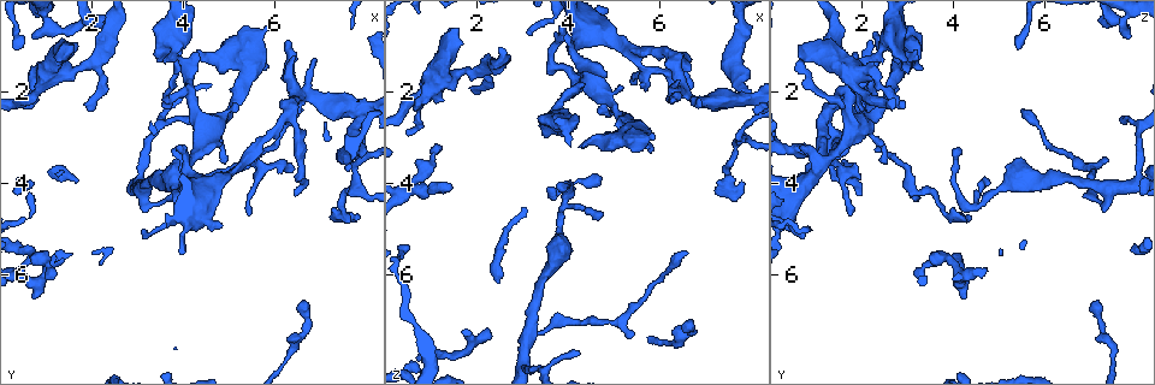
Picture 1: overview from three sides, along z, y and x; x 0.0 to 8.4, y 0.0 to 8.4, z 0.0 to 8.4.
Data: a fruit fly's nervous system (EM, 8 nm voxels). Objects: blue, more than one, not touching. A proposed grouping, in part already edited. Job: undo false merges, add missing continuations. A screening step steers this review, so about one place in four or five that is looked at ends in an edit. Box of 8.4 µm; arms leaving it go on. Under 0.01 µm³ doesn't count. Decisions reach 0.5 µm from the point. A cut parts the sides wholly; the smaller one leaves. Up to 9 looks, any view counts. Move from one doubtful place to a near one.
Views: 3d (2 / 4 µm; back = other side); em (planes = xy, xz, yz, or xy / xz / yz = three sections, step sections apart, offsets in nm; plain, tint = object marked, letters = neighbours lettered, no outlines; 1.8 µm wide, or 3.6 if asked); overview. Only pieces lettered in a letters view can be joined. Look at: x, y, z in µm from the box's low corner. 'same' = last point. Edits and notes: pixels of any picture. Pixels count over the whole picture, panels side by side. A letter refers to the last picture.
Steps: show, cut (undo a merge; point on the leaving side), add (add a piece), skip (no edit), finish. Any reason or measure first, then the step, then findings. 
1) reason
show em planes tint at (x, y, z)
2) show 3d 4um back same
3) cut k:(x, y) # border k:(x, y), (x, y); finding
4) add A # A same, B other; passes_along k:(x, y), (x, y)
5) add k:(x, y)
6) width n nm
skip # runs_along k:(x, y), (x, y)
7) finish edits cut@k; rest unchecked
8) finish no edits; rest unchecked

show 3d 4um at (1.20, 1.80, 2.20)

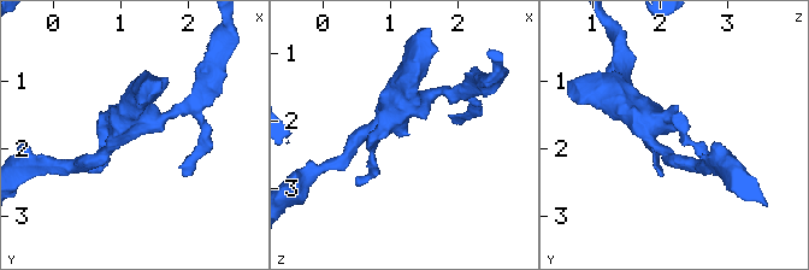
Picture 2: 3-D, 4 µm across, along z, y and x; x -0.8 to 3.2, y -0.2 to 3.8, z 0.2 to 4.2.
now the EM
show em xy step 8 letters at (1.25, 1.75, 2.15)

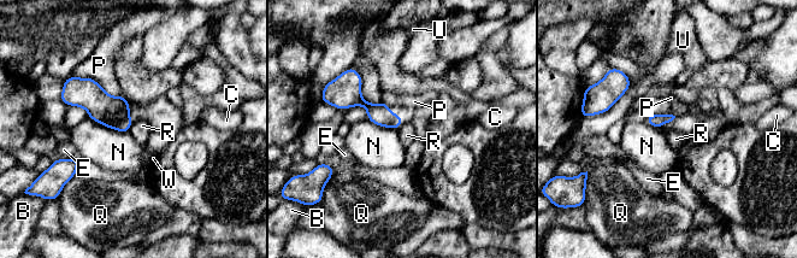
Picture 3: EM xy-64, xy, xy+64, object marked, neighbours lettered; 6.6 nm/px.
another direction
show em planes letters same

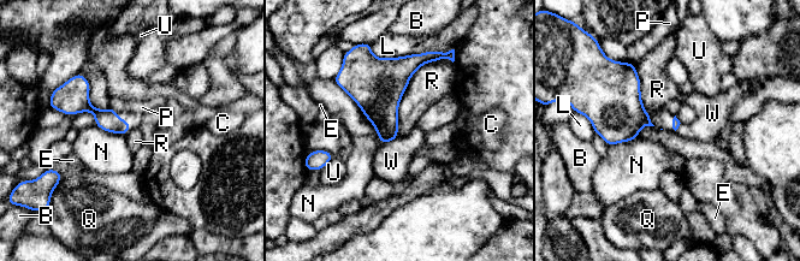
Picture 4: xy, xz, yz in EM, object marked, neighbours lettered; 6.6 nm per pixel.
skip # B other, C other, E other, L other, N other, P other, Q other, R other, U other, W other; runs_along 4:(63, 106), (87, 106), (126, 128); none of them fits

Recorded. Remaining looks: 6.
branch stops here
show 3d 2um at (3.90, 1.50, 0.60)

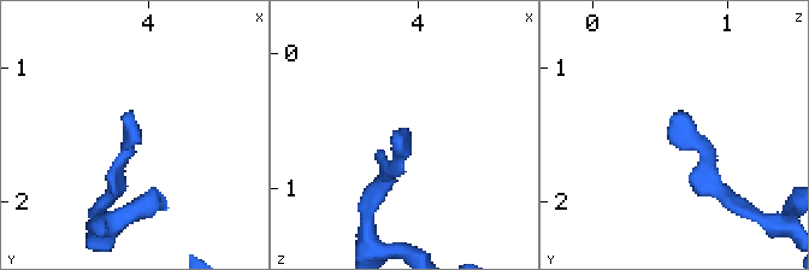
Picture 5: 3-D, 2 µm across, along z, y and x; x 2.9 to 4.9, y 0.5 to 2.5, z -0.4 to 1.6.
show em xz step 4 letters at (3.92, 1.52, 0.56)

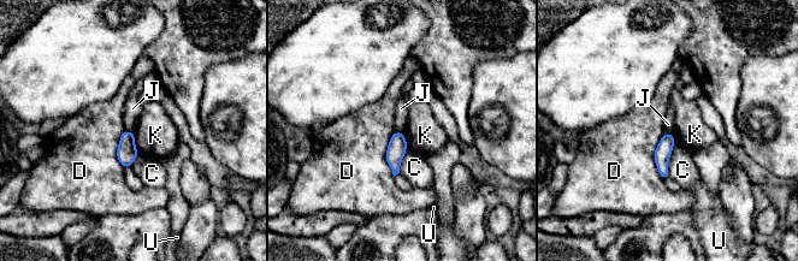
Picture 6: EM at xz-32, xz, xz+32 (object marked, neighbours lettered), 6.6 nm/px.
show em yz step 16 letters same

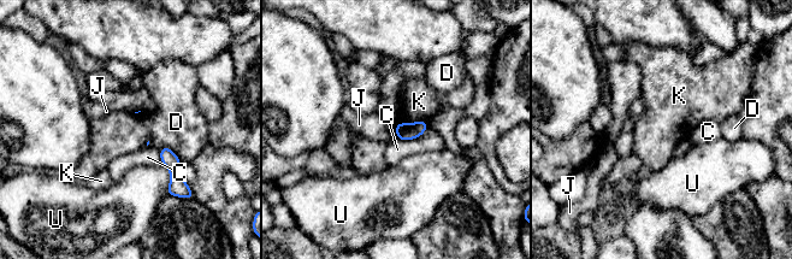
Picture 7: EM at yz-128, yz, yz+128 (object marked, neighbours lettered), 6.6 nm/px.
skip # C other, D other, J other, K other, U other; border 7:(394, 124), (396, 137); no lettered piece goes on from it

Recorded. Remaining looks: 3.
a fork
show em 3.6um yz step 8 letters at (3.95, 4.50, 4.55)

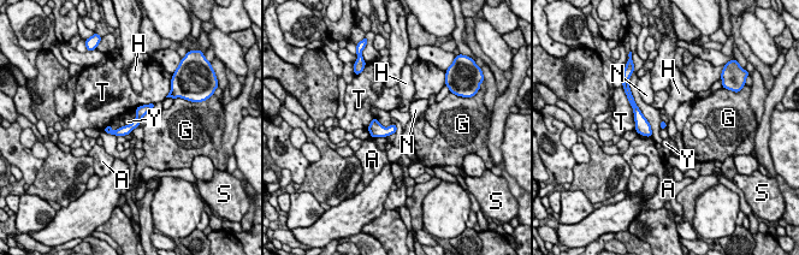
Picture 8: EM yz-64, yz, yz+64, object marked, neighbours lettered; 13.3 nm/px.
another direction
show em 3.6um planes letters same

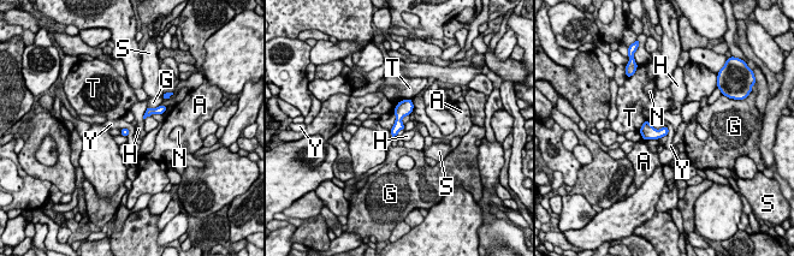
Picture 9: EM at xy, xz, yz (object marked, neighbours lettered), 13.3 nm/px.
width 100 nm
skip # A other, G other, H other, N other, S other, T other, Y other; border 9:(122, 128), (129, 131), (129, 136); continuous, no second cell

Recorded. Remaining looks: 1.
show em planes letters at (7.80, 2.50, 2.15)

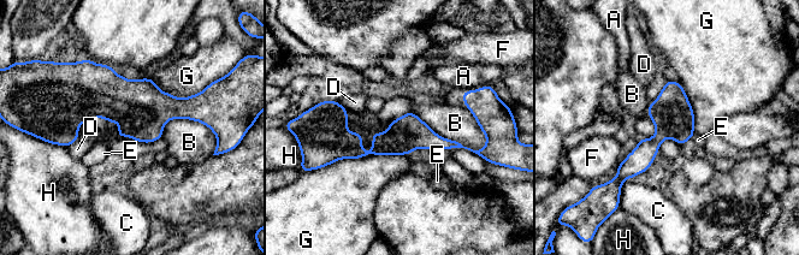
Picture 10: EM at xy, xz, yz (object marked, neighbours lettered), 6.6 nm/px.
skip # A other, B other, C other, D other, E other, F other, G other, H other; border 10:(410, 110), (442, 136), (481, 148); continuous, no second cell

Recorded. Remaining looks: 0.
finish no edits; rest unchecked

